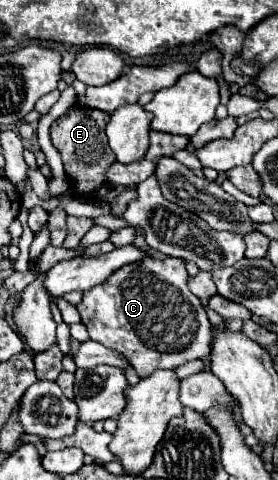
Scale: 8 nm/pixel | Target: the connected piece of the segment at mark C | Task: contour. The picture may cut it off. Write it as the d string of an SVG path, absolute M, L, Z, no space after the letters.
M145 257L137 263L123 265L121 269L113 271L101 285L87 289L77 309L91 339L123 355L135 367L139 377L149 377L155 369L175 369L187 361L205 359L211 353L209 349L213 339L213 327L209 325L201 301L187 287L185 261L181 259L167 257L155 261L151 257Z

